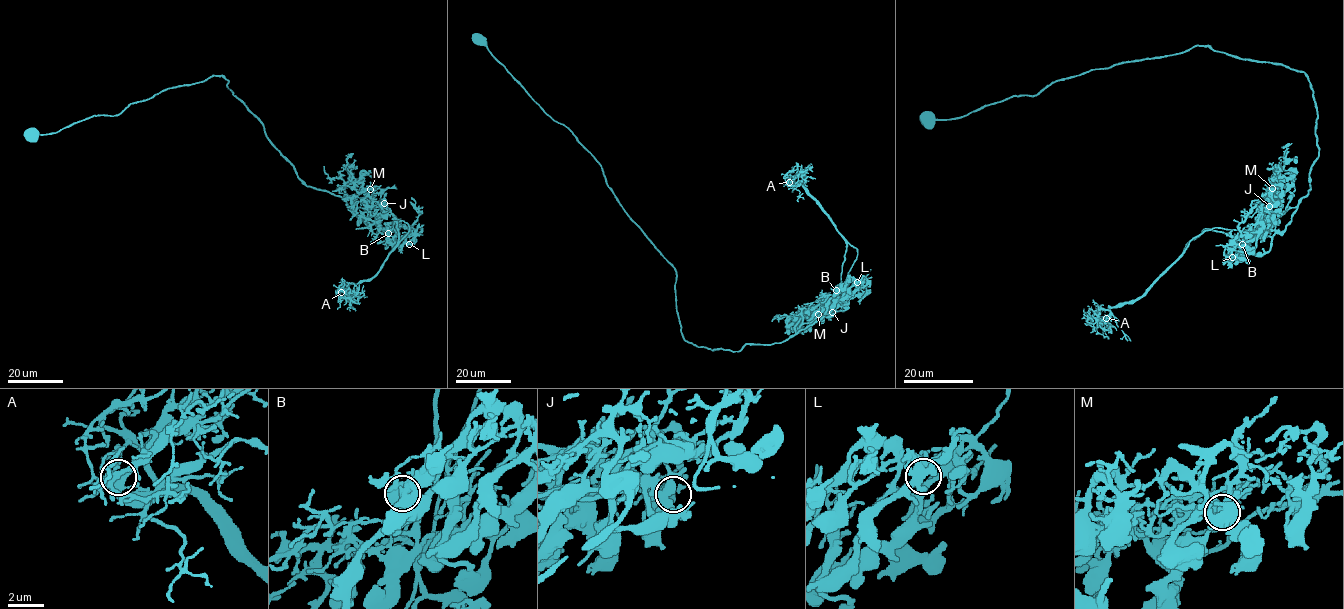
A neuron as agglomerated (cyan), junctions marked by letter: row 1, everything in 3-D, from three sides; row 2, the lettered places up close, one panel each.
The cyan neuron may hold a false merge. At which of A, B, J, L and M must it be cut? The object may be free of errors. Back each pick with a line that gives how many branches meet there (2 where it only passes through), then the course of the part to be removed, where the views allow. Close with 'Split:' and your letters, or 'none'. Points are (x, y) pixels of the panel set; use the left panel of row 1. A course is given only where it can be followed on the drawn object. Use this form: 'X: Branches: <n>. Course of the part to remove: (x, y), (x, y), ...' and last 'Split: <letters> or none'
B: Branches: 4. Course of the part to remove: (388, 234), (395, 221), (398, 245), (375, 275), (349, 284), (339, 294), (350, 300), (347, 309)
Split: B

